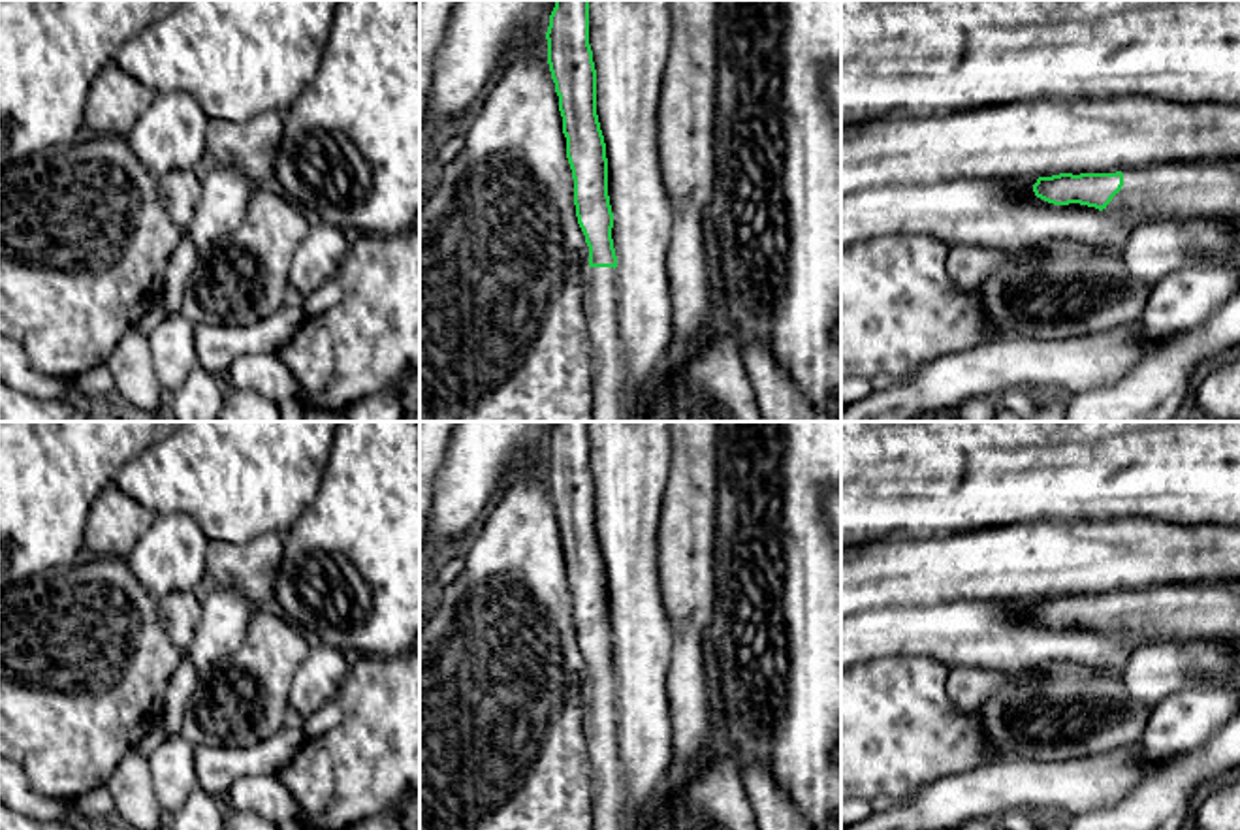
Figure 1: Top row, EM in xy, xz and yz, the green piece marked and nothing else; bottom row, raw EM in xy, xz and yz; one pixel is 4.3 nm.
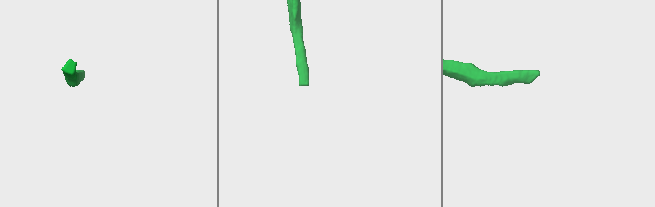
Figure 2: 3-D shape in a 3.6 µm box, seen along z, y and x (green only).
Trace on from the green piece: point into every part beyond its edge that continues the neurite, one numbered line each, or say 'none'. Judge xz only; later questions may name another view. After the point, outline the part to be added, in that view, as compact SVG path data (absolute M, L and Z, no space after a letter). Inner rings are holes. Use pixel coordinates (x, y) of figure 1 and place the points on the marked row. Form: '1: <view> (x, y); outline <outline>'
1: xz (599, 296); outline M589 267L583 288L583 311L593 344L593 422L627 422L625 348L615 307L617 271Z

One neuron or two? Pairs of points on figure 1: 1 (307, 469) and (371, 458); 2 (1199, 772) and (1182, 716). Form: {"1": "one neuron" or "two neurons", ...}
{"1": "two neurons", "2": "two neurons"}

